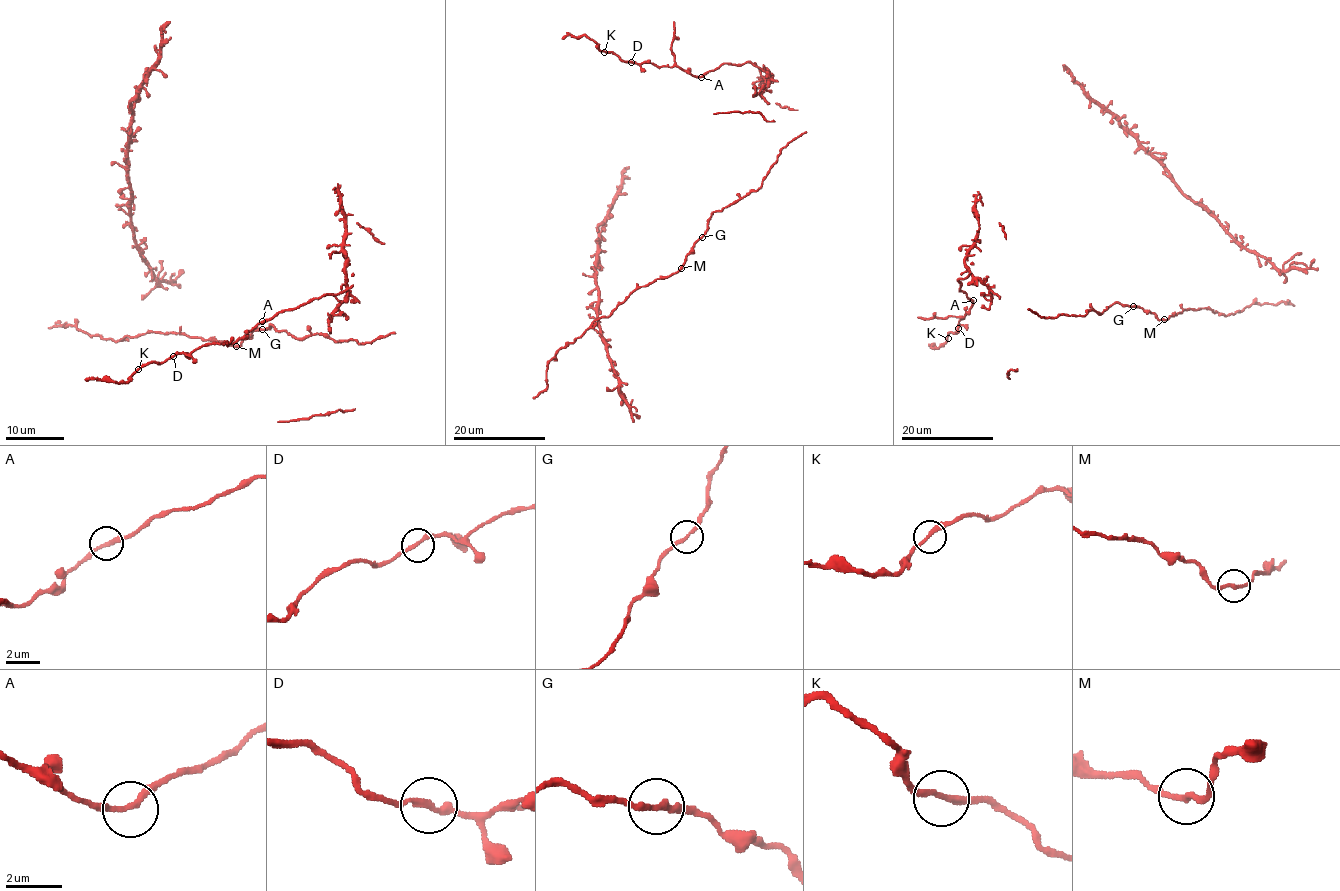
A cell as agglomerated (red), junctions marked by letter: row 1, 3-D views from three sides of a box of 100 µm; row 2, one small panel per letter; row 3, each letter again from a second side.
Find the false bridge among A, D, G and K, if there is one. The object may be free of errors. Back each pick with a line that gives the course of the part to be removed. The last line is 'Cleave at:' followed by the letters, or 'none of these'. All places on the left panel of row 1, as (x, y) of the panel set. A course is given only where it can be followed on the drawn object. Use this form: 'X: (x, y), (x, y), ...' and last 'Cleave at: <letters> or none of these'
Cleave at: none of these

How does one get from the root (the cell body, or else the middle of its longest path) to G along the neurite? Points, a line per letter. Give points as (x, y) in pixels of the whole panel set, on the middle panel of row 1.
G: (674, 274), (701, 237)

